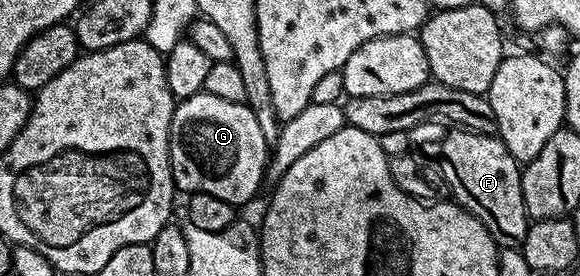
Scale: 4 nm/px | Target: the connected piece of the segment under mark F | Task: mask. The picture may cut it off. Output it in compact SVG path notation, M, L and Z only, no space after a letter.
M423 122L409 133L409 146L425 160L439 166L449 187L449 196L483 226L501 246L520 246L531 223L521 185L522 165L496 135L484 136L447 124Z

